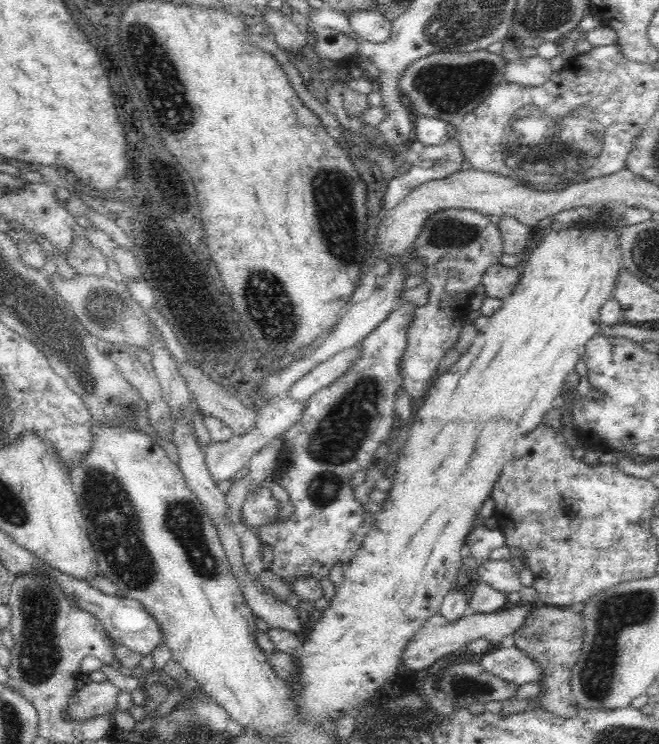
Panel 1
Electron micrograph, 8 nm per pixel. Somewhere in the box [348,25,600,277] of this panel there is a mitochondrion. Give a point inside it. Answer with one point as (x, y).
(447, 85)

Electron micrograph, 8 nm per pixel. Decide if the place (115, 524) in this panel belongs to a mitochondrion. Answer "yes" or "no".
yes

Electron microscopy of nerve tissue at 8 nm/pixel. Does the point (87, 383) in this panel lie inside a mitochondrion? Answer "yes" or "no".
yes

